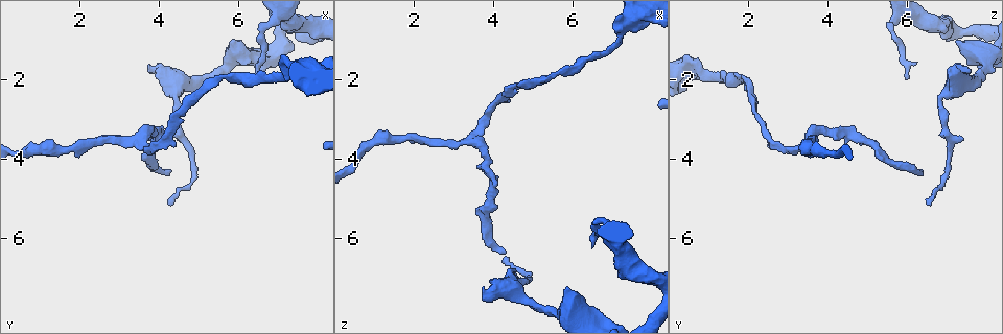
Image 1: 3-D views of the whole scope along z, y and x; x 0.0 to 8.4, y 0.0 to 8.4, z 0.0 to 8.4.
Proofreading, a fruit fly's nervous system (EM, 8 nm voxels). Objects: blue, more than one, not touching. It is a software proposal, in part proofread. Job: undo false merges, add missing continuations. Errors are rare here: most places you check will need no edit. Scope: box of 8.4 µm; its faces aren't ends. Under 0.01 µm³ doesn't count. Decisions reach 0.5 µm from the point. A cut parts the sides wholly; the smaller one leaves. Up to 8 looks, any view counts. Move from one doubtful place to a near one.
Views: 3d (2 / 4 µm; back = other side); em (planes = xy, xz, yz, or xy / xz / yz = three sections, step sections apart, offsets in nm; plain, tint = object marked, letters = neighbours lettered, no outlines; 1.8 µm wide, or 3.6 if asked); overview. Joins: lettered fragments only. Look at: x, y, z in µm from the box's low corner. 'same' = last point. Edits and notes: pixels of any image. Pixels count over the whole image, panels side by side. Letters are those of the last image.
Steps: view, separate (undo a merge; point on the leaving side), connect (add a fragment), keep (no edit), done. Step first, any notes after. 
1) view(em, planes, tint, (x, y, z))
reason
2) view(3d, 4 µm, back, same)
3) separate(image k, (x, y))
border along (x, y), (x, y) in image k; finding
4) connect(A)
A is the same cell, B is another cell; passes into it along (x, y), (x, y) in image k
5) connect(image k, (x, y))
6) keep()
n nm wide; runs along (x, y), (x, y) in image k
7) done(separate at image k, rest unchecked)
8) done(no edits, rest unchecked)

view(em, planes, letters, (5.85, 1.00, 7.25))
branch stops here

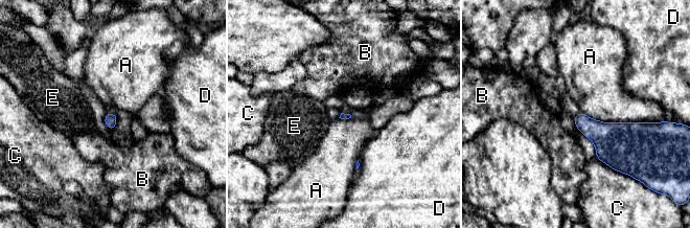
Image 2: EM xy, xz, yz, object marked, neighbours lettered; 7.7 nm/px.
keep()
A, B, C, D and E are other cells; border along (581, 111), (602, 121), (650, 122) in image 2; no lettered fragment goes on from it

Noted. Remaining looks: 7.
view(3d, 2 µm, (6.55, 2.00, 6.00))
branch stops here

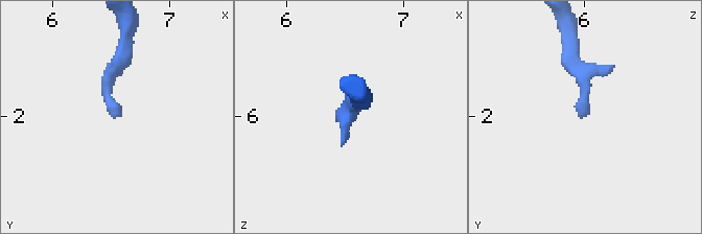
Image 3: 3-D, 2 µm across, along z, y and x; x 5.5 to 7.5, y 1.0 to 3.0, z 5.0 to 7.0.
view(em, planes, tint, (6.56, 1.98, 6.00))

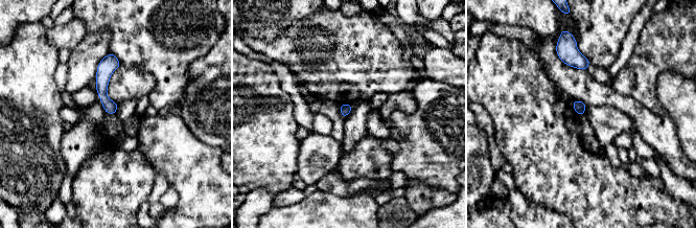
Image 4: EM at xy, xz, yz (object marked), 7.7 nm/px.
view(em, planes, letters, same)

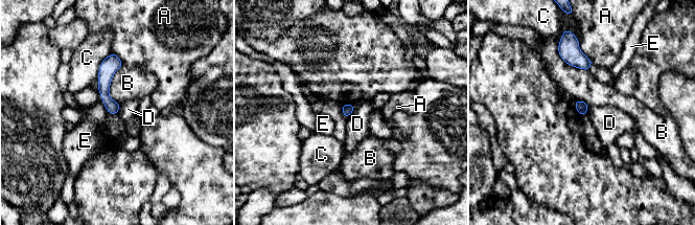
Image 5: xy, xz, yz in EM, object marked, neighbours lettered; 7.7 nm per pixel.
keep()
90 nm wide; A, B, C, D and E are other cells; border along (354, 106), (354, 109), (347, 118) in image 5; none of them fits

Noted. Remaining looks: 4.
view(3d, 2 µm, (3.70, 1.80, 7.50))
an open end

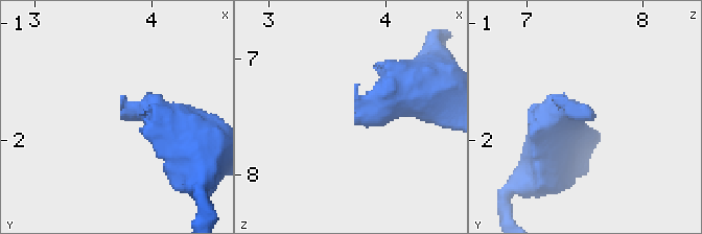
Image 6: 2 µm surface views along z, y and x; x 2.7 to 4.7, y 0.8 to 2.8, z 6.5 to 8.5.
view(em, planes, plain, (3.74, 1.76, 7.56))

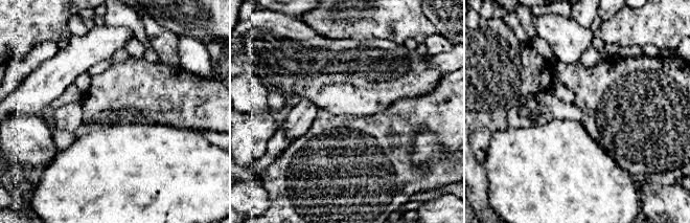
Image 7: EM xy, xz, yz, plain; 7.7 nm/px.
view(em, planes, letters, same)
see the neighbours

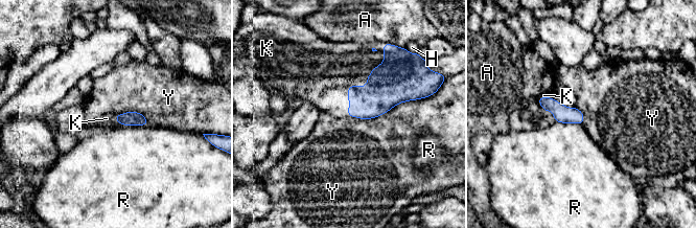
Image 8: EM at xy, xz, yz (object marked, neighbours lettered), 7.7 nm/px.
connect(K)
K is the same cell, A, H, R and Y are other cells; passes into it along (379, 95), (348, 89), (327, 93) in image 8; it goes on there

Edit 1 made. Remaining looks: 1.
done(connect at image 8, rest unchecked)

